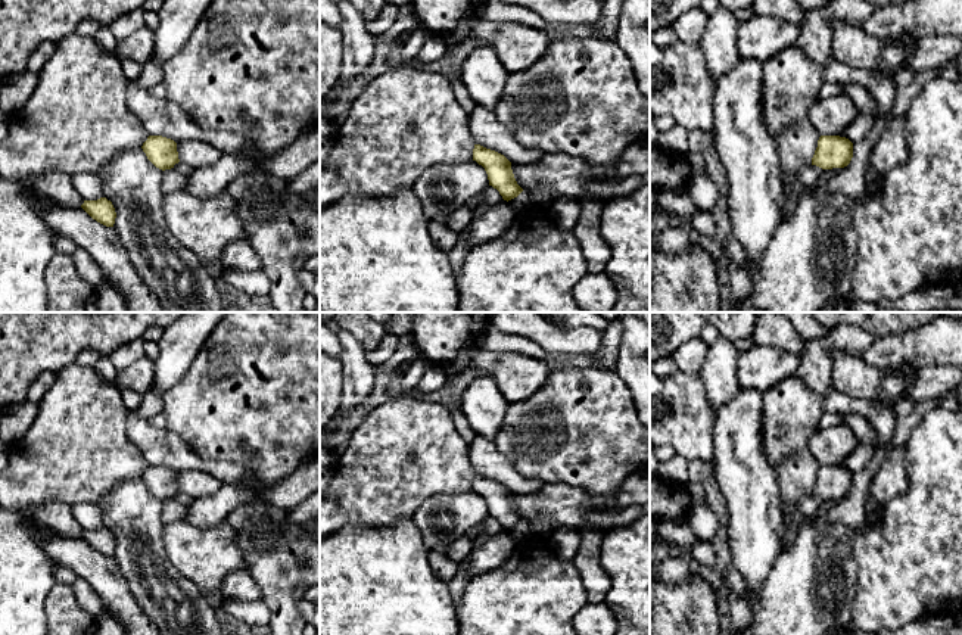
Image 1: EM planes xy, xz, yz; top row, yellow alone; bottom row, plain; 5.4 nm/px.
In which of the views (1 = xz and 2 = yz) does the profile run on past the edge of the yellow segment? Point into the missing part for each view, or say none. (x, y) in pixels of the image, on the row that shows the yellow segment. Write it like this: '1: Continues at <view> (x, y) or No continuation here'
1: No continuation here
2: No continuation here

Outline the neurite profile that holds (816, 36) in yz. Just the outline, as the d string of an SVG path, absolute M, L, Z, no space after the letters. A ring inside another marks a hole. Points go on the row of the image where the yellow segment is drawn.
M829 0L826 7L804 10L804 24L794 43L818 63L832 57L834 21L850 27L860 27L875 10L865 0Z

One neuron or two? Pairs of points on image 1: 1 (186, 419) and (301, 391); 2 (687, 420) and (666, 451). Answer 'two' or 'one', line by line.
1: one
2: two

